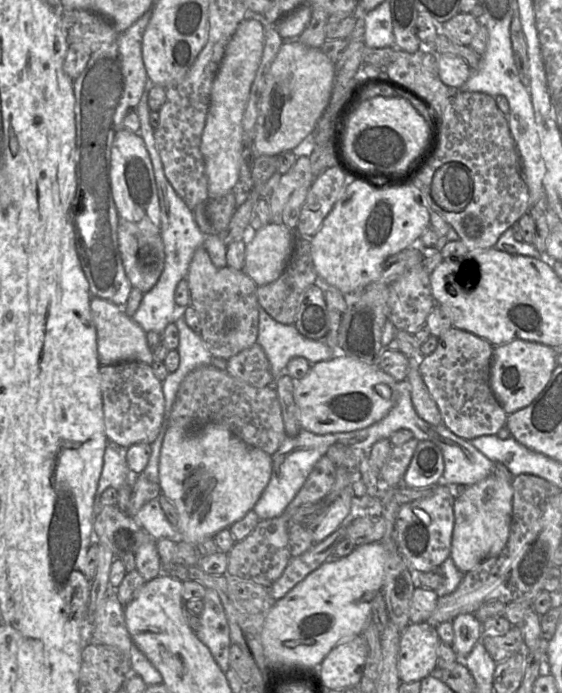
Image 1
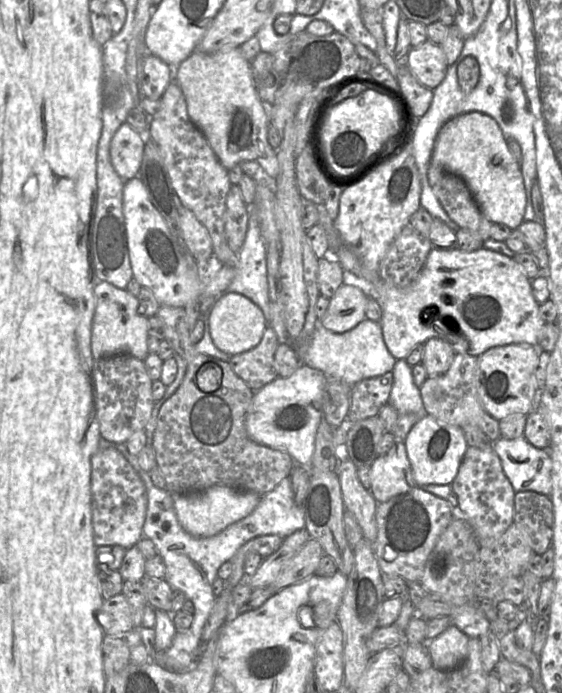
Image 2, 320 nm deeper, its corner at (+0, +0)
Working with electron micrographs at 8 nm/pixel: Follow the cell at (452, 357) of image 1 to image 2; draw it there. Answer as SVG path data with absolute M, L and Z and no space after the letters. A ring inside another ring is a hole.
M456 354L450 368L440 376L428 377L420 392L428 415L459 427L475 424L494 442L501 437L499 421L486 412L478 393L478 357Z

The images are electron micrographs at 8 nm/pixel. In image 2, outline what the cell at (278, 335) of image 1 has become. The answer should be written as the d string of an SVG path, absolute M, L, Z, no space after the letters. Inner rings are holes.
M367 318L343 333L329 331L318 321L302 360L302 364L323 372L327 377L337 377L349 385L392 372L395 362L384 342L380 323Z

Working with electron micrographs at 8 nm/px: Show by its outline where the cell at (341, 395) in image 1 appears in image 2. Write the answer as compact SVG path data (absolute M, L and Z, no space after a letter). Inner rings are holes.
M301 364L290 376L277 377L254 395L245 419L246 431L255 442L287 452L296 464L309 468L315 435L323 418L323 392L327 376Z

